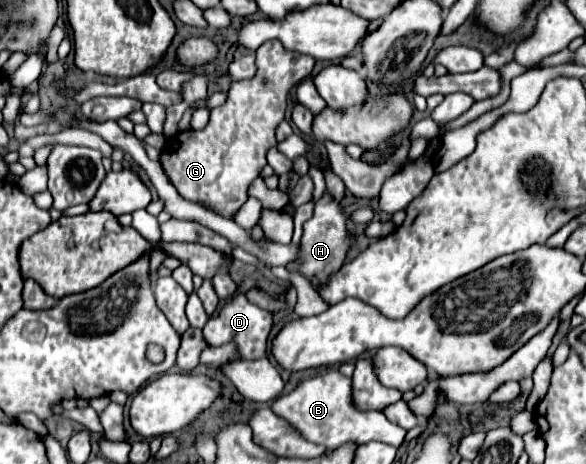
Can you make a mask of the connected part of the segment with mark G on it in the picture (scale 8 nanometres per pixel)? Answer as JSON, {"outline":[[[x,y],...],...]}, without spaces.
{"outline":[[[266,41],[256,51],[258,73],[246,81],[234,81],[228,89],[226,103],[210,111],[210,123],[202,131],[182,131],[168,139],[160,163],[178,193],[188,201],[202,201],[212,211],[232,217],[246,203],[246,189],[266,165],[268,149],[276,147],[276,127],[284,119],[288,93],[296,83],[306,79],[314,69],[310,55],[286,51],[282,43]]]}

